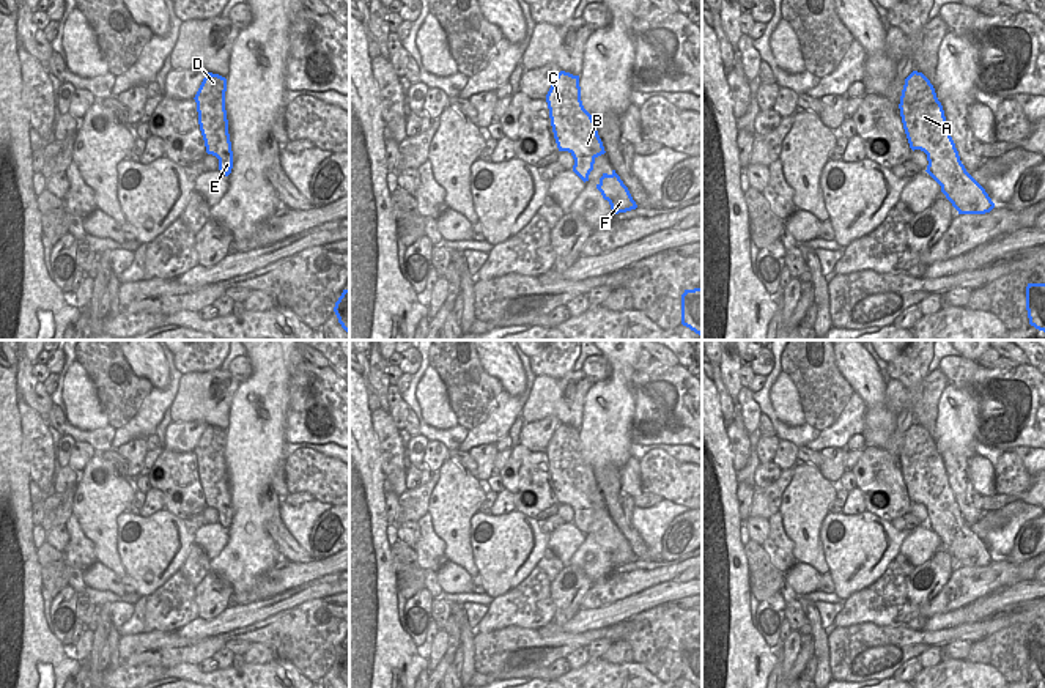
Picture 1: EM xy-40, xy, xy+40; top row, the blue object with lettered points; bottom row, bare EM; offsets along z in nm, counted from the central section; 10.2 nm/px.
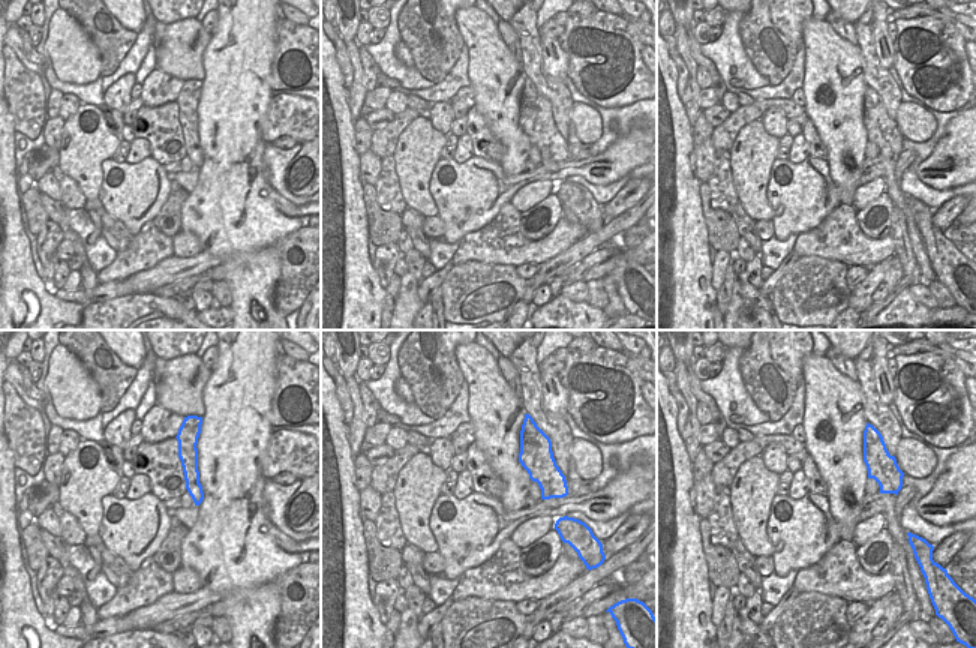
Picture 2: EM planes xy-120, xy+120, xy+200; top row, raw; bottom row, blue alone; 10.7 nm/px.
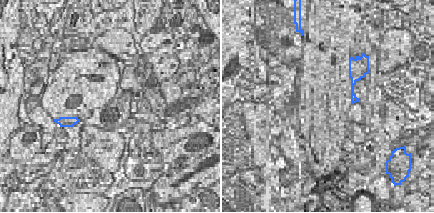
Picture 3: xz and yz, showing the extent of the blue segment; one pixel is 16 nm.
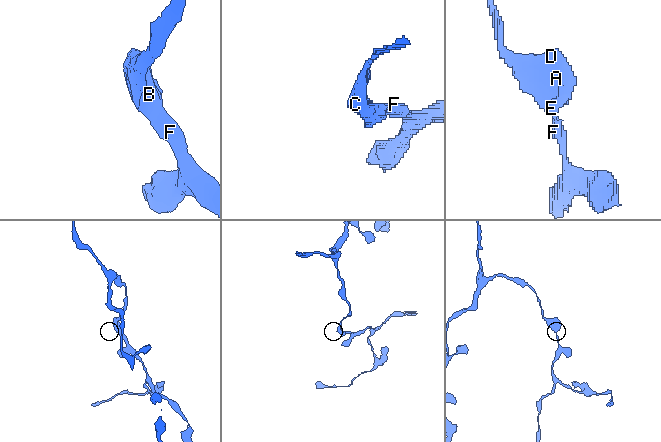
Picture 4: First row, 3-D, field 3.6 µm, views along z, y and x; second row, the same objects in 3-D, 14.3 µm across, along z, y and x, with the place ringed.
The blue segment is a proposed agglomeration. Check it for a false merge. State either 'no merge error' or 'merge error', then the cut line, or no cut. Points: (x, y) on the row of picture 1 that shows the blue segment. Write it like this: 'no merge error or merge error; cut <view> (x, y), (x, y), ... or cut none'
no merge error; cut none

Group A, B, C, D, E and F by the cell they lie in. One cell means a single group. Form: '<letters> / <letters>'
A B C D E F

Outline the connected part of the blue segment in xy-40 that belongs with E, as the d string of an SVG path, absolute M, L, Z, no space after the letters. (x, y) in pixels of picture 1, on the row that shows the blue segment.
M206 72L194 99L206 153L219 159L219 170L228 176L233 168L233 151L225 110L225 91L227 79Z

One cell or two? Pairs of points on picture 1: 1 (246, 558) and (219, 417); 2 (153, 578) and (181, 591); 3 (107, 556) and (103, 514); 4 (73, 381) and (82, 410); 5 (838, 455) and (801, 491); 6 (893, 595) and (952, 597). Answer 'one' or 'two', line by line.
1: two
2: two
3: one
4: one
5: two
6: one

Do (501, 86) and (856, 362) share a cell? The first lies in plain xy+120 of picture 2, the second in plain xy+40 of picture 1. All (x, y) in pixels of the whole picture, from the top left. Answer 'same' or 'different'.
same

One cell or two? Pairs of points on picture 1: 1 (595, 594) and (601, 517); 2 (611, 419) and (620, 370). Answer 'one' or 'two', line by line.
1: two
2: one

